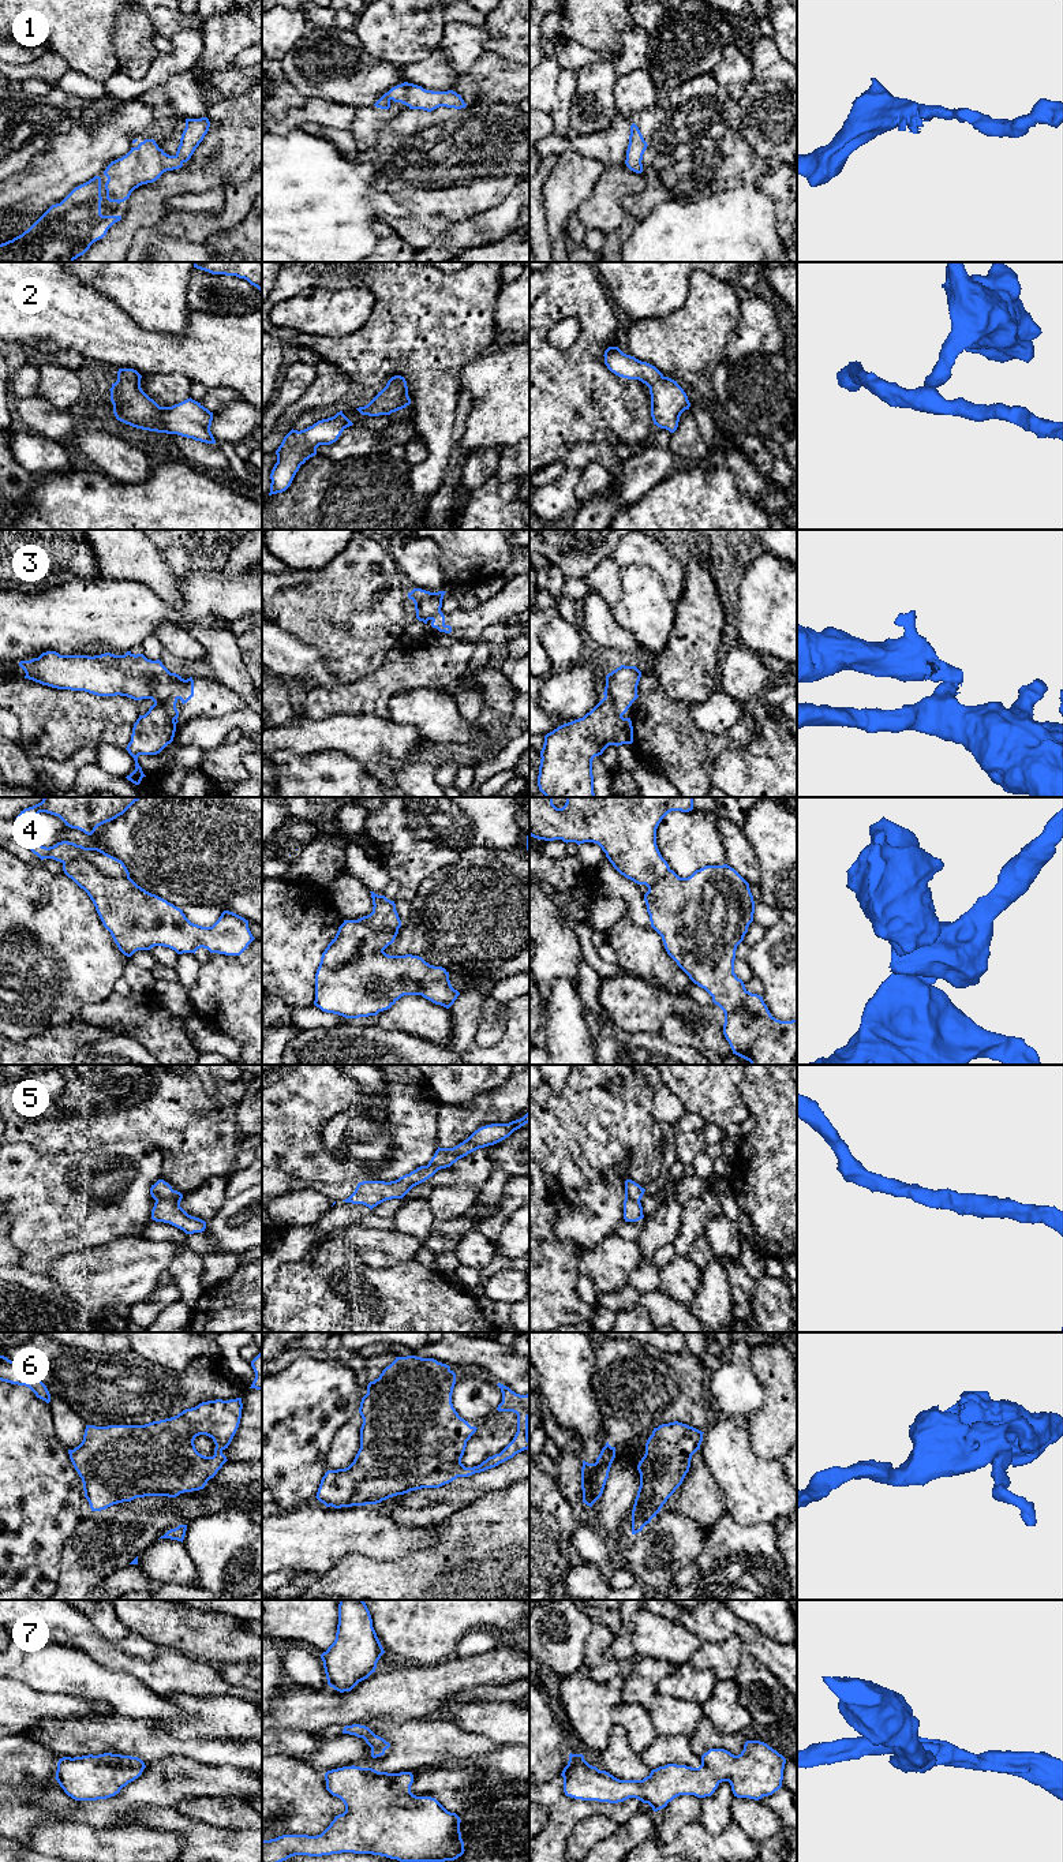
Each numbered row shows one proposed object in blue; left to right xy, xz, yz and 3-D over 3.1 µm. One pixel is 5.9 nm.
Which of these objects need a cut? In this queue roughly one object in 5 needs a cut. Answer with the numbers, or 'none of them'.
3, 4

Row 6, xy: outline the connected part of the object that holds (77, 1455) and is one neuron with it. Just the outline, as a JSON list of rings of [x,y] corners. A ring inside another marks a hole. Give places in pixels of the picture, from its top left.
[[[242,1398],[202,1402],[195,1407],[186,1409],[175,1417],[153,1421],[145,1425],[86,1425],[82,1443],[68,1450],[70,1459],[83,1483],[85,1498],[91,1511],[101,1511],[113,1504],[131,1502],[145,1496],[176,1498],[184,1492],[203,1489],[222,1465],[228,1461],[222,1454],[231,1444],[242,1418]],[[199,1435],[213,1439],[216,1448],[213,1457],[205,1457],[195,1448],[194,1440]]]

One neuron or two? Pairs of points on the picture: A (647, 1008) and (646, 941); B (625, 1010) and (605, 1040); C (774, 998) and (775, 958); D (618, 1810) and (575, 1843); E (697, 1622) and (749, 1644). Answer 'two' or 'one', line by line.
A: two
B: two
C: one
D: two
E: one

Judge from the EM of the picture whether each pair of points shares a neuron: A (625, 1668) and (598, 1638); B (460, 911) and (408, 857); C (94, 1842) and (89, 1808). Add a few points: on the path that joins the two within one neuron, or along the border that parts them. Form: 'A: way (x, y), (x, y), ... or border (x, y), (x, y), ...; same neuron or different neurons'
A: way (614, 1668), (610, 1668), (598, 1656), (598, 1649); same neuron
B: border (455, 860), (431, 872), (415, 890); different neurons
C: border (60, 1820), (82, 1821), (93, 1827), (124, 1825); different neurons

